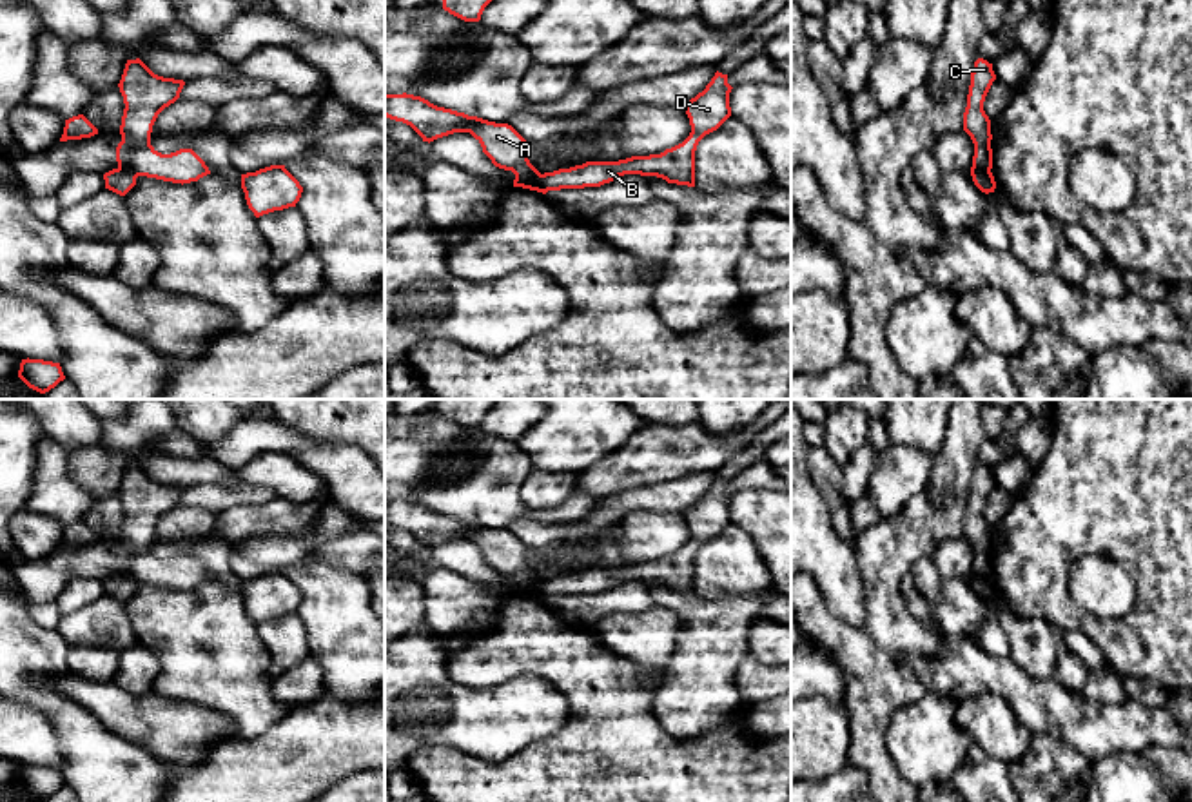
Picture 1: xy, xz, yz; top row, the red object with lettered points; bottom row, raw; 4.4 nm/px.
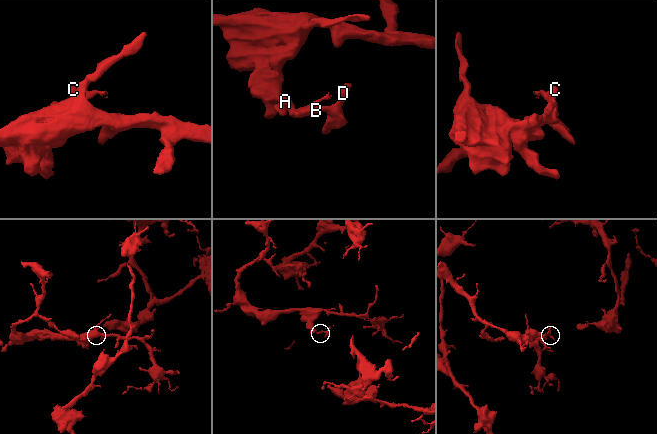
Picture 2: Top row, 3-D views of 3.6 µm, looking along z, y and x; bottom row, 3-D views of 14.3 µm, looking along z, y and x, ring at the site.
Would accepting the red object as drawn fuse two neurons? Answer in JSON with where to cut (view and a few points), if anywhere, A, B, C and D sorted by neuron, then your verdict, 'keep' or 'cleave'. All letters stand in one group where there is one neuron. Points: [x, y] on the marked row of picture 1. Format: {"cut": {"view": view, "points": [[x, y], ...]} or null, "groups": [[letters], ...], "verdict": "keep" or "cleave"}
{"cut": {"view": "xy", "points": [[118, 167], [127, 167], [136, 176]]}, "groups": [["A"], ["B", "C", "D"]], "verdict": "cleave"}

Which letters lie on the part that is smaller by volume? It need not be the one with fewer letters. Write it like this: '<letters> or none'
B, C, D

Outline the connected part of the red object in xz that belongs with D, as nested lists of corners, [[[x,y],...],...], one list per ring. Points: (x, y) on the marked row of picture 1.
[[[715,73],[702,93],[691,98],[684,109],[689,118],[689,136],[660,154],[631,156],[619,161],[586,161],[570,169],[544,172],[537,191],[601,187],[624,174],[657,176],[668,183],[695,187],[695,151],[699,142],[717,131],[729,116],[728,74]]]

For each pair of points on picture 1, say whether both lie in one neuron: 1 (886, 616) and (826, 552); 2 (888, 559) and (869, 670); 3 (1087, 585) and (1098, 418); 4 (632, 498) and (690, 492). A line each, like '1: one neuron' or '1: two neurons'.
1: two neurons
2: two neurons
3: two neurons
4: one neuron

